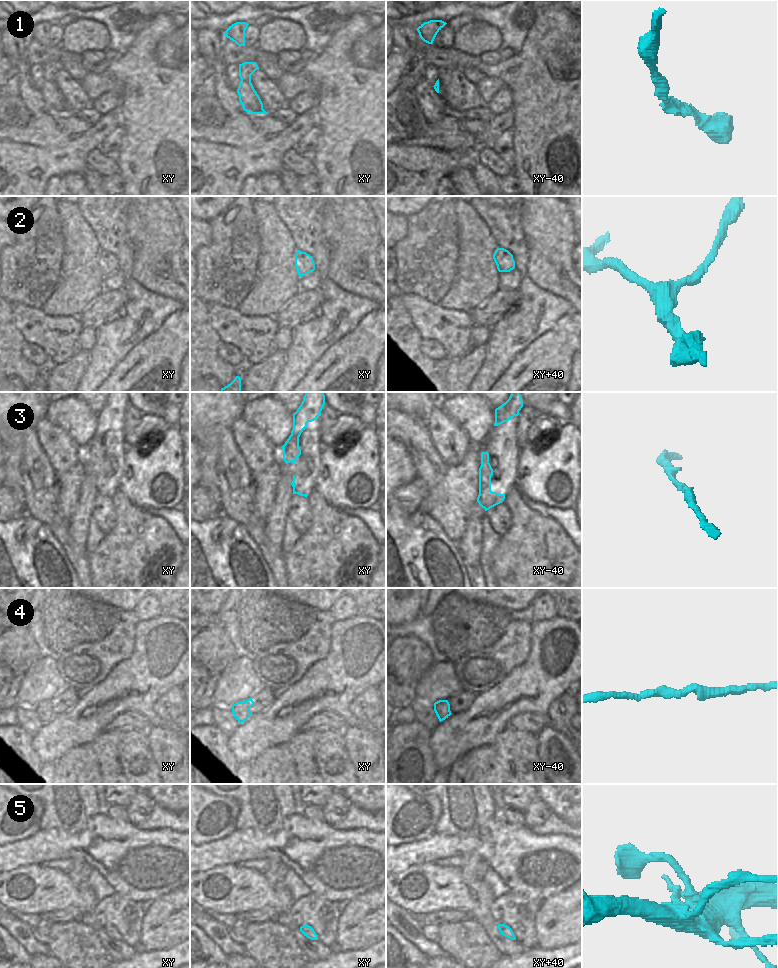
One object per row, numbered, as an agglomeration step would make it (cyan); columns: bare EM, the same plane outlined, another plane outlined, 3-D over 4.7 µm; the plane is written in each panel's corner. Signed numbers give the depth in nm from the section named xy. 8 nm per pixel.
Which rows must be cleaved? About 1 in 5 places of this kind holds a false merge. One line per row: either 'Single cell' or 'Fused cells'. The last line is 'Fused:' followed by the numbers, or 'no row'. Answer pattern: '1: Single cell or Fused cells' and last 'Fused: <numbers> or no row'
1: Single cell
2: Single cell
3: Single cell
4: Single cell
5: Single cell
Fused: no row.

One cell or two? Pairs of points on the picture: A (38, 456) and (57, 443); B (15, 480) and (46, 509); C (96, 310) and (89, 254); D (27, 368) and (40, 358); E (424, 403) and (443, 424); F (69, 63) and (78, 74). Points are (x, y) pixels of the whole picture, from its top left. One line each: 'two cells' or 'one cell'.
A: two cells
B: two cells
C: two cells
D: two cells
E: two cells
F: one cell

